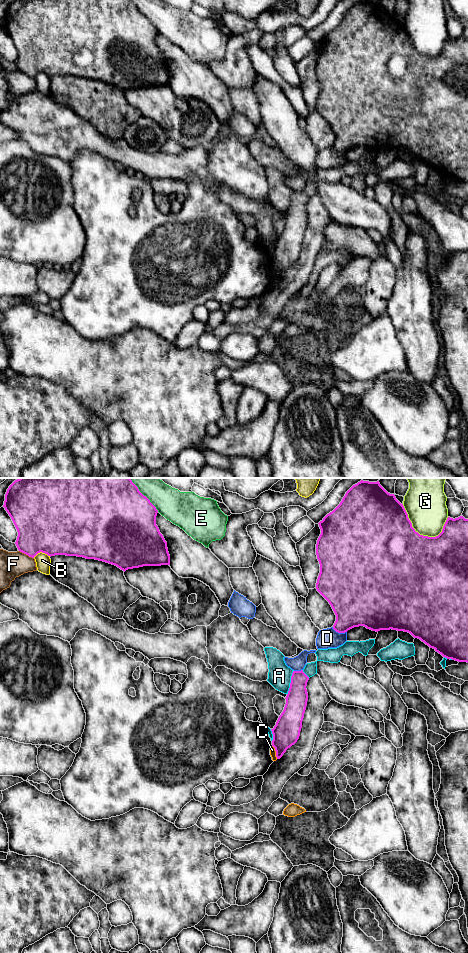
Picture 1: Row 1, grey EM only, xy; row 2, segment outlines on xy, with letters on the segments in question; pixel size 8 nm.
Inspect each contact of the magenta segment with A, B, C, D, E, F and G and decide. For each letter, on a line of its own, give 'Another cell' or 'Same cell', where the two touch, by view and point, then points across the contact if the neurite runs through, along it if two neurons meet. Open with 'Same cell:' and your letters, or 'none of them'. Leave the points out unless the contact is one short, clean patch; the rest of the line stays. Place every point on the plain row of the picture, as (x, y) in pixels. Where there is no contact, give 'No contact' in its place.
Same cell: none of them
A: Another cell. Touches magenta at xy (291, 202)
B: Another cell. Touches magenta at xy (41, 71)
C: Another cell. Touches magenta at xy (276, 272). Boundary: xy (272, 265), (277, 278)
D: Another cell. Touches magenta at xy (339, 152)
E: Another cell. Touches magenta at xy (145, 16)
F: Another cell. Touches magenta at xy (26, 74). Boundary: xy (19, 70), (33, 78)
G: Another cell. Touches magenta at xy (415, 51)

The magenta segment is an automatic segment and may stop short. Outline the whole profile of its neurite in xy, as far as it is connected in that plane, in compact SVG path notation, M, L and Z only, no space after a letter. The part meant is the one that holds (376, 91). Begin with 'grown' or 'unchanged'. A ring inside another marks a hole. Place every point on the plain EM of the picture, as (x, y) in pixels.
unchanged | M361 0L353 5L345 14L340 24L319 43L321 54L316 64L316 75L320 84L320 93L316 103L317 111L329 122L336 141L333 149L338 153L364 146L372 151L397 150L410 153L430 168L447 179L468 183L468 39L448 37L442 52L436 57L420 55L412 47L408 34L394 14L388 13L379 3Z

